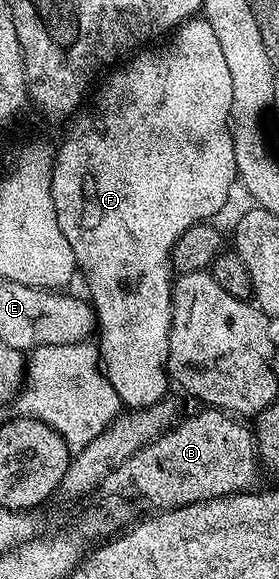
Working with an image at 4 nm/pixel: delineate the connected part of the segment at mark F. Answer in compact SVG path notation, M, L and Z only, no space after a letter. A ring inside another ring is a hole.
M193 18L184 21L179 28L171 33L169 44L161 48L148 46L137 54L133 60L128 60L117 72L108 76L108 81L96 92L96 97L87 106L81 107L71 117L72 125L64 136L64 141L54 152L52 165L52 197L54 210L58 218L58 226L62 234L66 234L66 242L70 242L70 250L74 250L76 267L79 275L84 275L88 283L87 299L96 311L96 332L100 350L100 363L105 376L114 386L121 405L125 409L148 408L165 399L164 392L170 388L168 374L168 351L170 350L170 326L172 325L172 286L174 273L172 270L172 248L176 239L190 226L213 219L215 212L224 208L228 195L232 192L232 183L237 183L234 158L234 142L229 132L228 115L231 106L230 70L226 67L226 57L222 54L222 46L218 46L218 37L214 34L214 26L203 18Z

